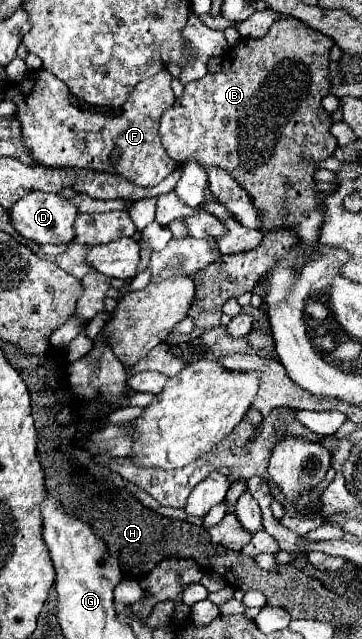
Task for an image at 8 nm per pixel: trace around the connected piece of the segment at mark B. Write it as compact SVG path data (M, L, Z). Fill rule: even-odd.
M283 18L283 20L277 20L275 24L271 24L269 32L263 36L263 38L255 38L255 40L241 40L237 46L229 48L225 54L223 54L223 62L221 62L221 70L217 74L207 74L199 80L193 80L185 86L181 98L175 100L175 104L163 112L161 116L161 128L159 128L159 134L161 134L161 142L167 150L167 154L177 162L177 164L183 164L185 160L197 160L201 166L219 166L223 168L225 172L229 172L249 194L251 198L255 200L255 208L259 208L263 212L263 228L261 232L269 232L271 228L279 226L279 224L287 224L287 228L295 230L299 234L299 240L303 244L309 246L309 250L313 248L315 240L319 240L319 230L321 230L321 224L323 224L323 216L325 216L325 204L323 200L319 198L319 190L317 190L317 180L315 180L315 172L319 170L319 162L327 160L333 156L335 148L337 148L337 140L335 136L331 134L331 126L333 126L333 120L331 120L331 114L321 106L321 100L329 94L329 88L331 88L331 82L329 82L329 50L333 46L333 40L329 44L329 36L321 34L321 32L315 32L313 28L307 28L303 26L301 22L297 22L295 18Z

